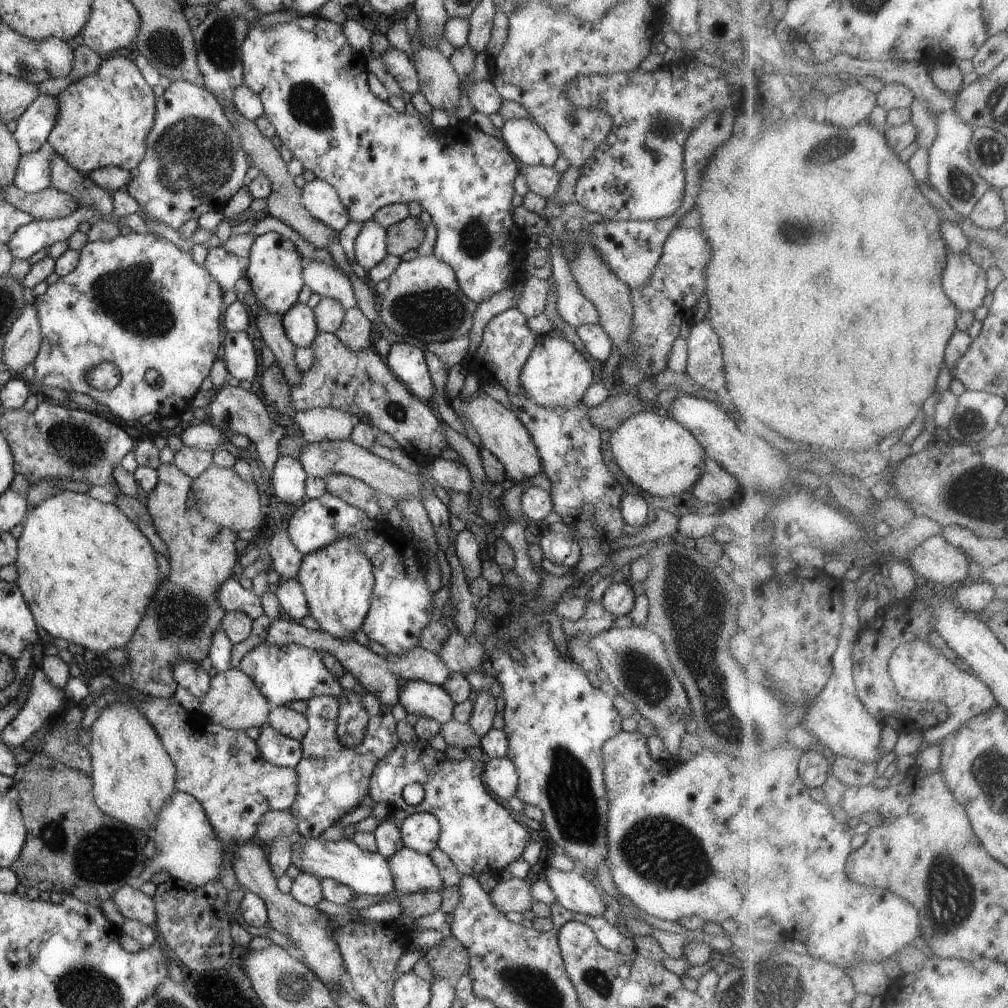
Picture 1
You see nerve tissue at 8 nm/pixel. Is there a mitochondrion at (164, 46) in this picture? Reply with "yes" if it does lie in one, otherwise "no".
yes

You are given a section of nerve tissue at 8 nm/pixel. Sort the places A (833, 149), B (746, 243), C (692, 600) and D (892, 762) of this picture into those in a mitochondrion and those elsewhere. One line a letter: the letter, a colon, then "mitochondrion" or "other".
A: mitochondrion
B: other
C: mitochondrion
D: other

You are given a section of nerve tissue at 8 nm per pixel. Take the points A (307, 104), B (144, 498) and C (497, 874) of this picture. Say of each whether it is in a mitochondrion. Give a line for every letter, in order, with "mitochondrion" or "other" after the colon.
A: mitochondrion
B: other
C: other

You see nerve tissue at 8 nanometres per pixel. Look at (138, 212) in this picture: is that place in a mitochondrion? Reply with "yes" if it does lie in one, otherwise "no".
no

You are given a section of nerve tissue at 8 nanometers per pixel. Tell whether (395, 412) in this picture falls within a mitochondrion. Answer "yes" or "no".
yes

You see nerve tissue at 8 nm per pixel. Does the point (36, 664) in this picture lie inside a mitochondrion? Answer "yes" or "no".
no

